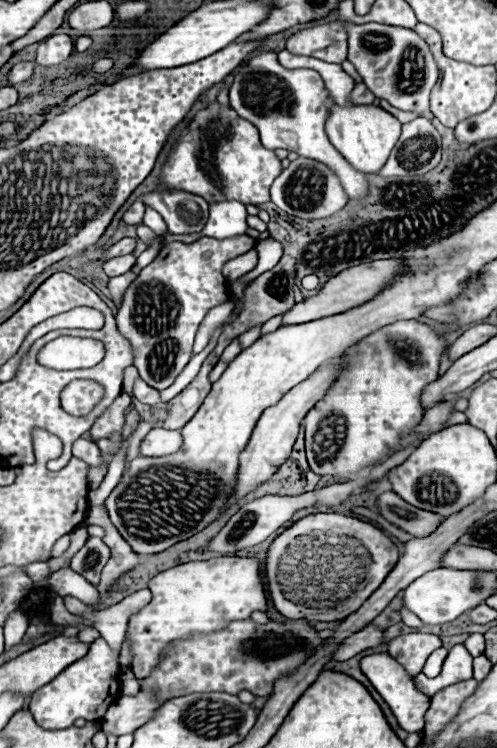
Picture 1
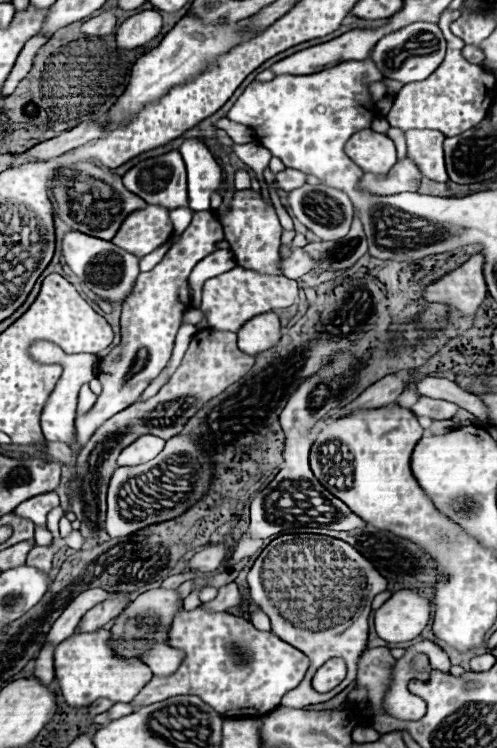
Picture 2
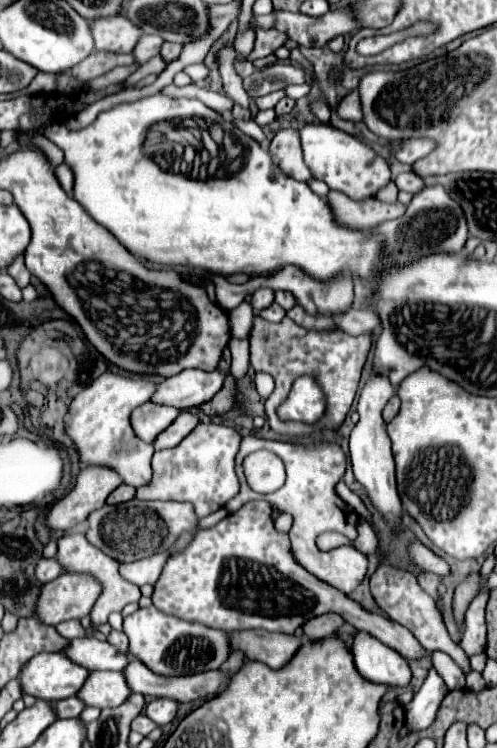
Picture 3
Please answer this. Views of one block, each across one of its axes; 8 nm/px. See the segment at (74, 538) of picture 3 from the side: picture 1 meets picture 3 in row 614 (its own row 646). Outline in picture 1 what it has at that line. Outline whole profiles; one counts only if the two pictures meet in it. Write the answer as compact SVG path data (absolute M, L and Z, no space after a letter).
M98 638L86 658L80 658L78 662L70 664L62 674L58 674L52 682L42 686L42 690L36 690L30 698L30 712L38 726L46 730L64 730L74 724L74 720L100 720L104 718L110 704L116 702L120 696L120 680L118 680L118 658L112 652L112 648L104 642L104 638Z

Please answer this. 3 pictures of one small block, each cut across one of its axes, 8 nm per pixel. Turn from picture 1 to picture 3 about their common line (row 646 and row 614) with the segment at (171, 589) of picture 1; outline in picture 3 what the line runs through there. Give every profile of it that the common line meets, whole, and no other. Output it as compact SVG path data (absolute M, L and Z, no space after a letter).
M154 606L138 608L124 618L124 634L130 640L130 652L144 666L162 676L186 676L206 670L218 670L230 656L230 642L226 632L202 626L198 622L186 622L176 616L168 616Z

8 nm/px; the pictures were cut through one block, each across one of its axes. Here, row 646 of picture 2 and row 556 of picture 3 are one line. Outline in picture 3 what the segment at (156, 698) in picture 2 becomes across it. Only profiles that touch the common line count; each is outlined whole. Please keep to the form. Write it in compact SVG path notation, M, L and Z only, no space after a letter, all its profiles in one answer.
M266 500L248 502L216 526L200 530L184 552L174 554L166 562L154 584L152 602L160 612L226 632L262 628L294 634L306 620L334 612L356 630L370 632L406 659L419 660L427 653L410 630L390 618L366 612L358 602L298 566L290 538L286 532L276 530L272 506Z

